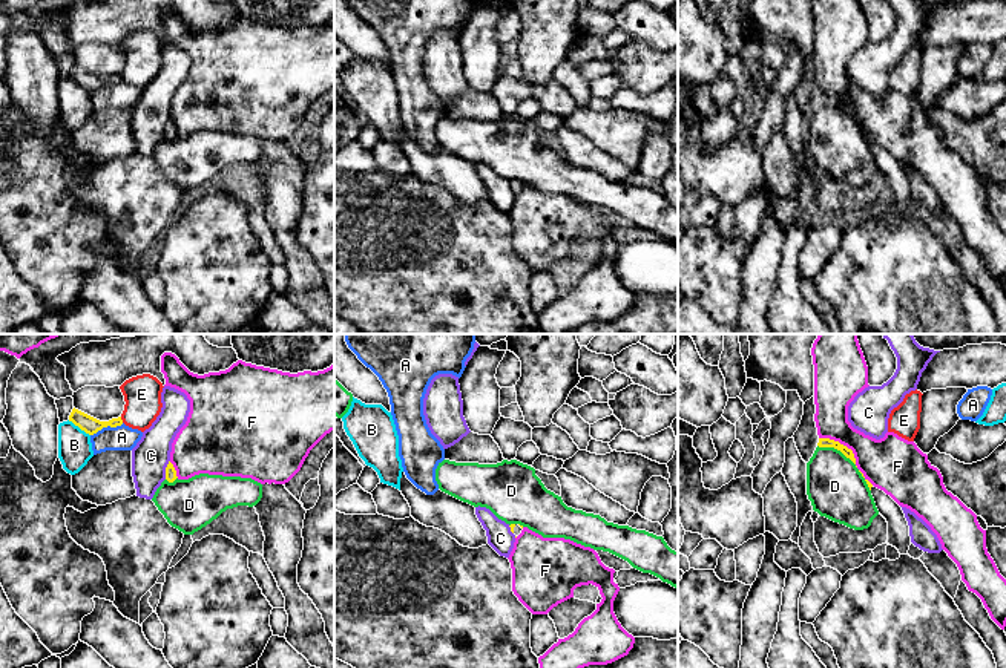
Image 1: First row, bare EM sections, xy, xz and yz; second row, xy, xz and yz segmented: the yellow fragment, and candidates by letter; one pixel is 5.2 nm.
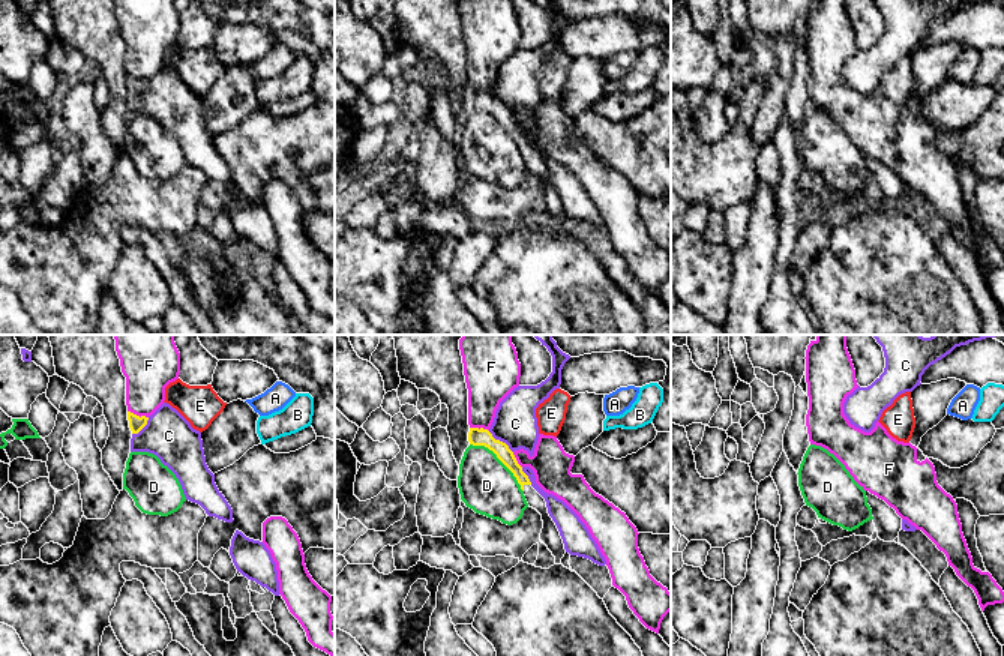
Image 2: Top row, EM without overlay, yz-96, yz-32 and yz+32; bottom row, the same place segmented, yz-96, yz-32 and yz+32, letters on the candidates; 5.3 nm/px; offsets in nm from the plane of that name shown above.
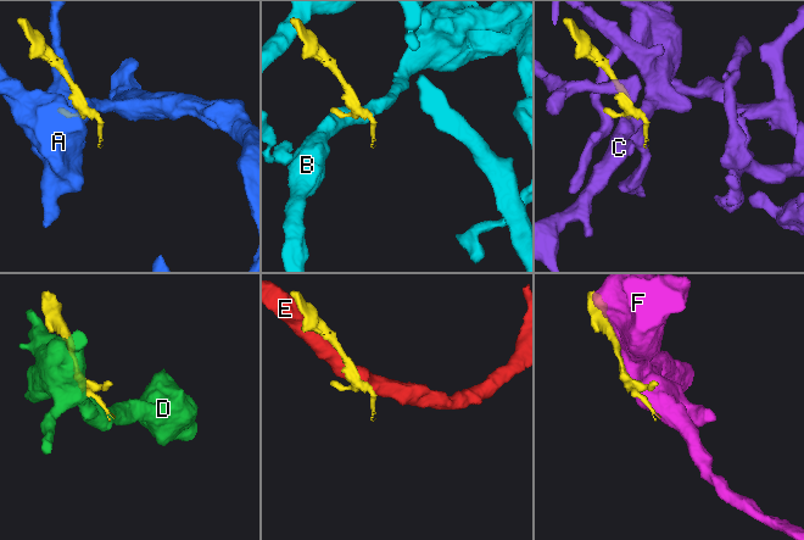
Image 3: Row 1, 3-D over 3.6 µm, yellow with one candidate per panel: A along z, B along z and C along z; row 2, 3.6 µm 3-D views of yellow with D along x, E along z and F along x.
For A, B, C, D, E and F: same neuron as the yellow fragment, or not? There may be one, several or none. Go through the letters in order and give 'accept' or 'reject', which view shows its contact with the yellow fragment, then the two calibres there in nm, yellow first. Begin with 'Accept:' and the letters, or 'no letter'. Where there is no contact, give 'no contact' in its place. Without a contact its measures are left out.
Accept: no letter
A: reject; contact in xy; calibres 90 and 130 nm
B: reject; contact in xy; calibres 90 and 180 nm
C: reject; contact in xy; calibres 60 and 200 nm
D: reject; contact in yz; calibres 50 and 300 nm
E: reject; contact in xy; calibres 90 and 190 nm
F: reject; contact in yz; calibres 50 and 260 nm

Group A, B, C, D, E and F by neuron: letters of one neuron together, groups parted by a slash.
A / B / C / D / E / F

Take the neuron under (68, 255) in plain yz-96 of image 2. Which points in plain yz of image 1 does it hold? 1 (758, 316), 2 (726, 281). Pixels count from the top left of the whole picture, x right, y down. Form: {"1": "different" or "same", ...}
{"1": "different", "2": "same"}

